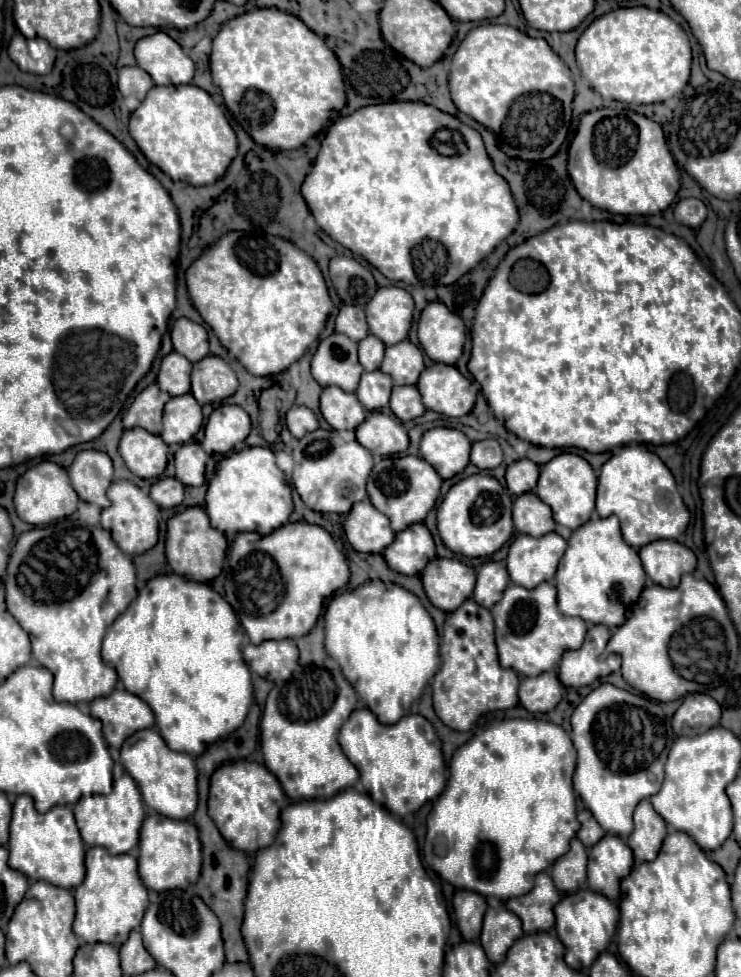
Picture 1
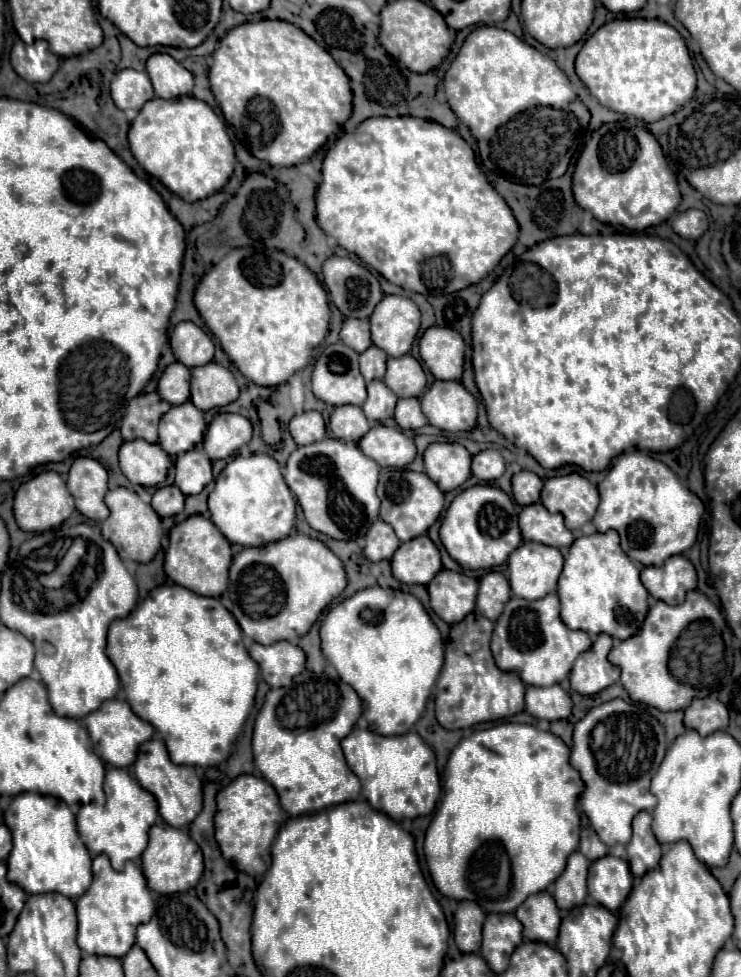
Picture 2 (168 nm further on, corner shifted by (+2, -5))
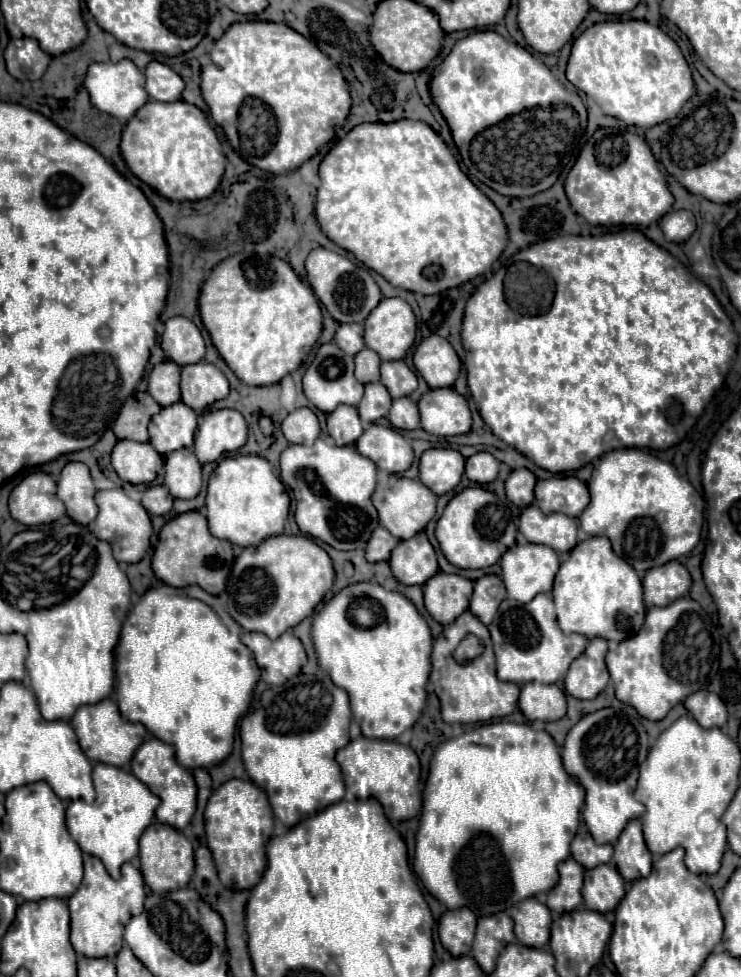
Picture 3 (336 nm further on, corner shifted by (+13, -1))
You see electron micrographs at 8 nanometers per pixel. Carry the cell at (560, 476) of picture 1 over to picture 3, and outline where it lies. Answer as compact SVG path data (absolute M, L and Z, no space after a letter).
M551 477L537 483L535 503L543 513L559 511L569 517L579 517L589 505L589 491L577 477Z

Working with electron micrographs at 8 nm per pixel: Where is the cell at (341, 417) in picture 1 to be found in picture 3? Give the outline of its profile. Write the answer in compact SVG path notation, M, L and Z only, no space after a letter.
M349 405L337 407L337 411L327 415L327 431L337 445L355 445L363 433L357 409Z

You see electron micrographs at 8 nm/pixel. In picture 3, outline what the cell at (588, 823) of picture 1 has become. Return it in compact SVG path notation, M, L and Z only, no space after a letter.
M579 831L571 843L571 855L573 859L577 859L577 863L581 863L585 869L593 869L601 863L609 863L611 855L613 855L613 847L611 845L599 845L595 843L595 839L591 837L589 831Z

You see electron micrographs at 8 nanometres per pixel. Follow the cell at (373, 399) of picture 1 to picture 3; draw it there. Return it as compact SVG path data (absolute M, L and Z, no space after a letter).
M367 383L365 385L365 395L357 407L361 421L363 423L375 423L381 417L387 417L389 409L391 409L391 395L387 391L385 385L381 383Z

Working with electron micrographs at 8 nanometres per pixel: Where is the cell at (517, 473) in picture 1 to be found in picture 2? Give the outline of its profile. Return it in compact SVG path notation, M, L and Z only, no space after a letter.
M520 471L512 477L512 493L518 505L532 505L540 499L542 479L532 471Z

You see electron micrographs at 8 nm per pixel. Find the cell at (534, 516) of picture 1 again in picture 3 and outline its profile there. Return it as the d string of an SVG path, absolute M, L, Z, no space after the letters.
M535 505L521 513L519 531L529 543L549 545L557 553L569 553L577 545L575 519L561 513L545 515Z

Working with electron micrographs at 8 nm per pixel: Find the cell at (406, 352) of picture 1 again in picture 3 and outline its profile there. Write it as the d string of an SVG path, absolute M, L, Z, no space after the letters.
M383 361L381 363L381 383L389 389L393 399L407 397L417 389L415 373L405 365L405 361Z

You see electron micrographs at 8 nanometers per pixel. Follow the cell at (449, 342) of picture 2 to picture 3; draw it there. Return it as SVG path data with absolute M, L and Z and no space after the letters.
M431 335L417 345L413 365L431 389L453 387L461 371L461 361L457 353L449 345L449 341L441 339L439 335Z

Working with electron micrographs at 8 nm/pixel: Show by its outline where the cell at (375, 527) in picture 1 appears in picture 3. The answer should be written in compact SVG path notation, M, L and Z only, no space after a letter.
M377 527L377 531L371 535L371 539L367 543L367 561L371 561L371 563L387 561L397 543L399 543L399 539L391 537L391 533L385 527Z

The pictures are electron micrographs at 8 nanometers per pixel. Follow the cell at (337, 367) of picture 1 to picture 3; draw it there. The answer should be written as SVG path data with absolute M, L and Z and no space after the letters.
M335 343L321 345L317 349L313 363L309 365L309 369L303 375L303 391L305 391L307 399L323 413L335 411L337 405L353 405L355 407L363 397L363 385L355 379L353 369L355 369L353 357L345 355L345 351L341 351Z

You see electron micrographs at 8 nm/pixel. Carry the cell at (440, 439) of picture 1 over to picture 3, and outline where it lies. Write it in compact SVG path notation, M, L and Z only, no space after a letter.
M429 449L419 461L419 479L435 495L455 489L465 471L465 457L455 449Z

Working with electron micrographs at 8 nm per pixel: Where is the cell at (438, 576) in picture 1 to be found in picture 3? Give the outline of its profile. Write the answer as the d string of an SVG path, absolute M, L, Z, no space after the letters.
M439 571L433 575L433 579L429 579L429 583L423 585L423 591L425 607L431 617L441 625L449 625L469 607L473 581L461 575L447 575Z

